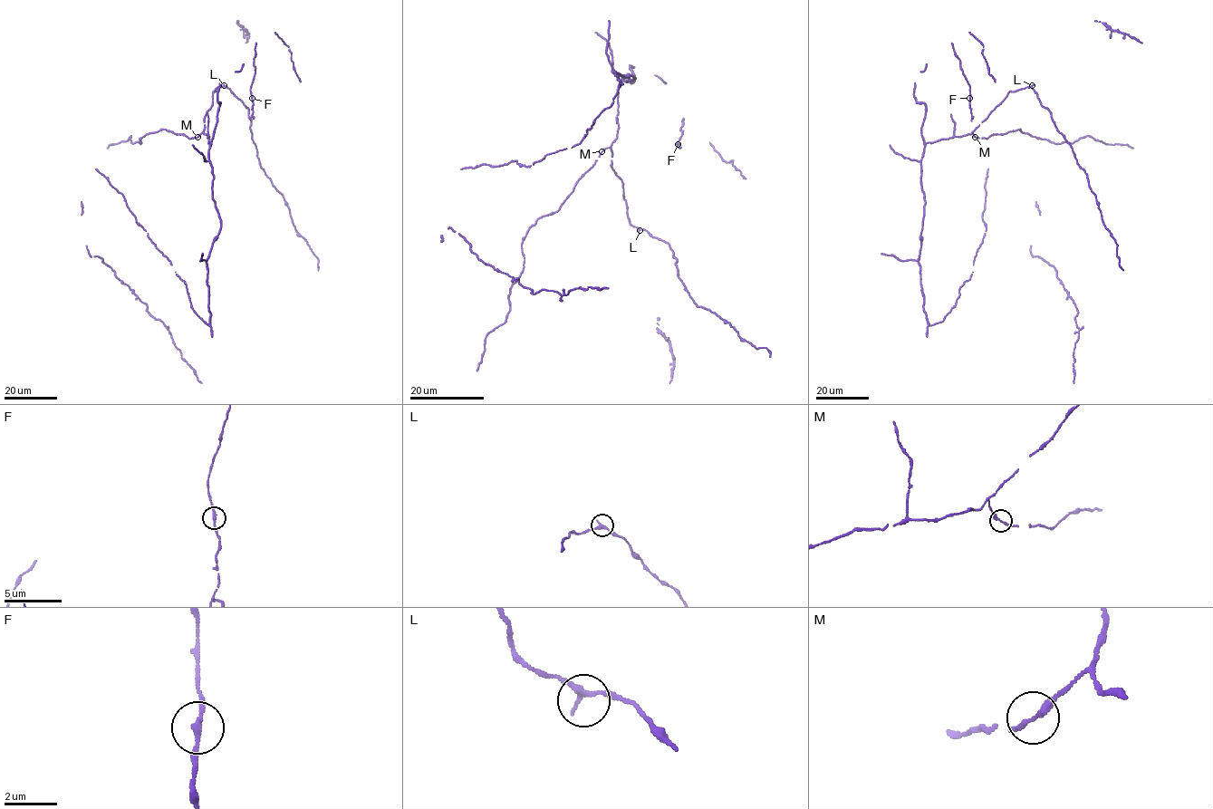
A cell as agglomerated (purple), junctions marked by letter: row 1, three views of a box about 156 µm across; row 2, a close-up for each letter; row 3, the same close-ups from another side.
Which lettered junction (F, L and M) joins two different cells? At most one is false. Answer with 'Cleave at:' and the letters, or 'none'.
Cleave at: none

